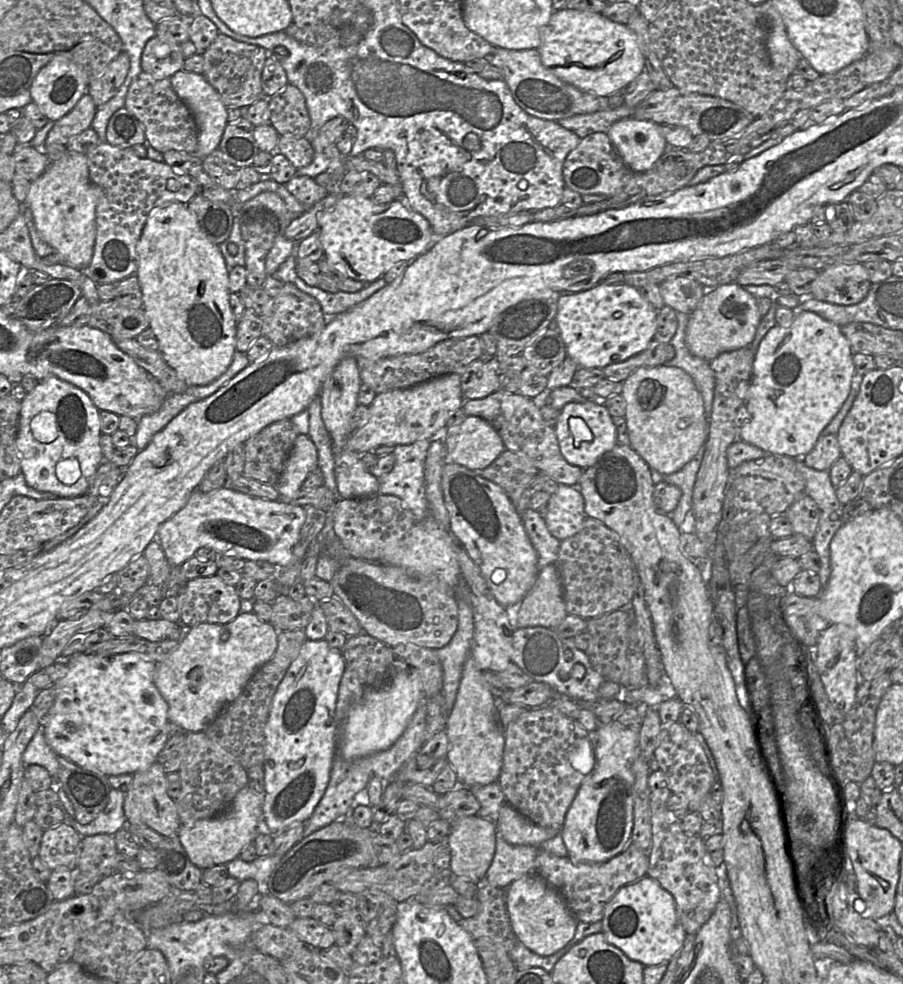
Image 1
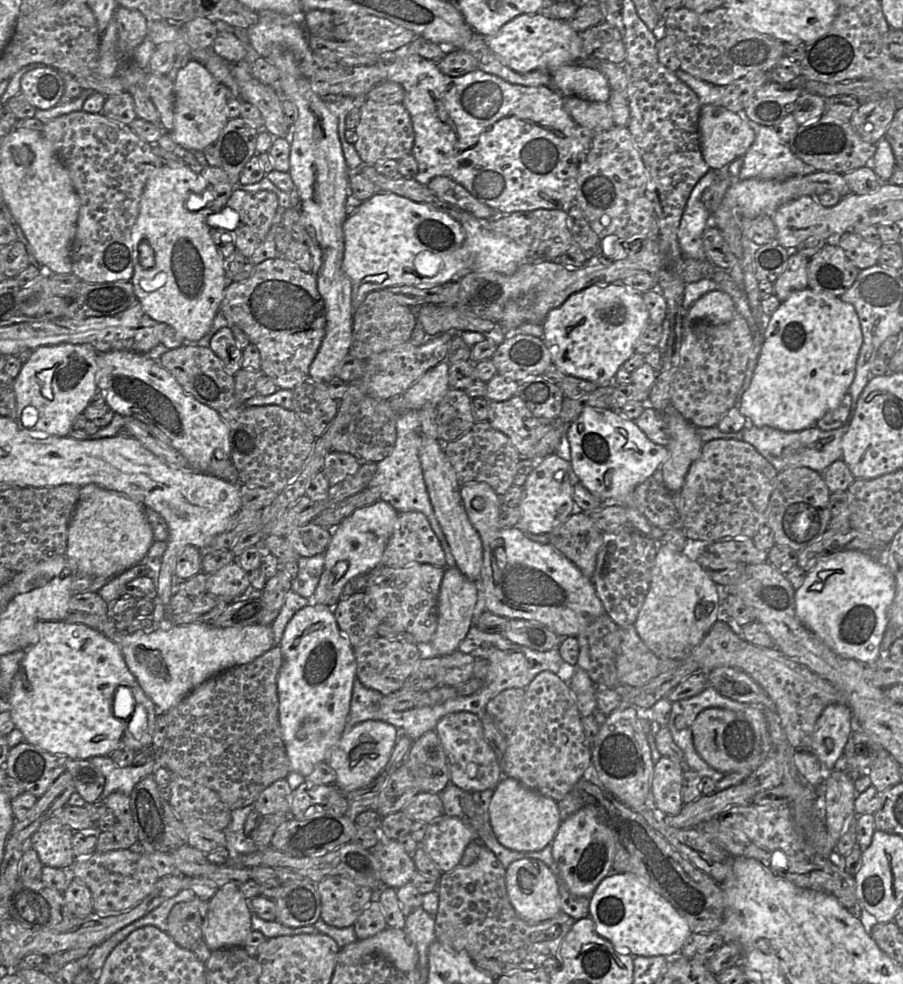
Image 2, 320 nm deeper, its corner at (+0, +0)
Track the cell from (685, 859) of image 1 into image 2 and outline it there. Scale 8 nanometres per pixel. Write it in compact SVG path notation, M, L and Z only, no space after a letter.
M662 756L653 768L651 804L664 815L675 815L684 806L681 797L683 767Z

